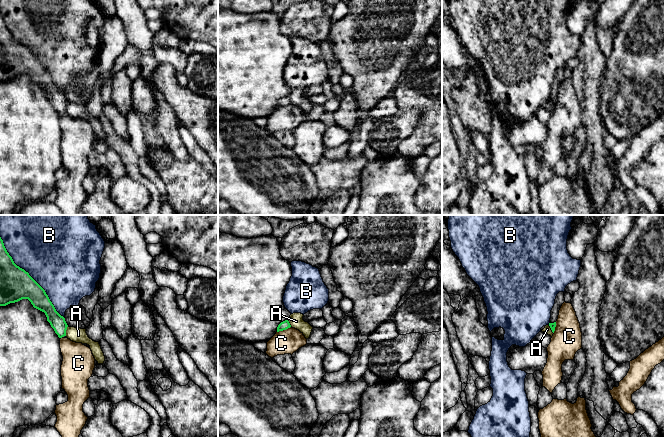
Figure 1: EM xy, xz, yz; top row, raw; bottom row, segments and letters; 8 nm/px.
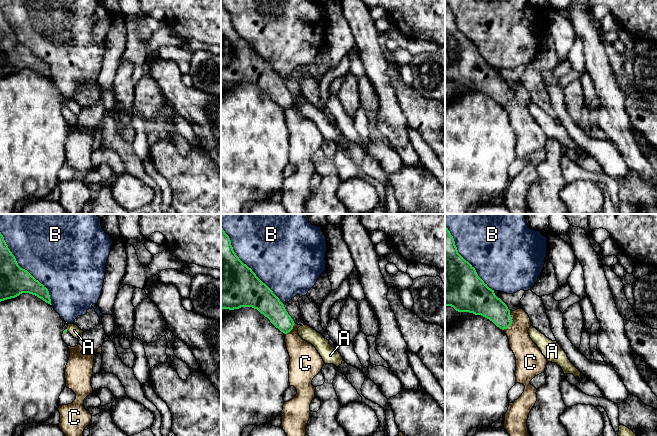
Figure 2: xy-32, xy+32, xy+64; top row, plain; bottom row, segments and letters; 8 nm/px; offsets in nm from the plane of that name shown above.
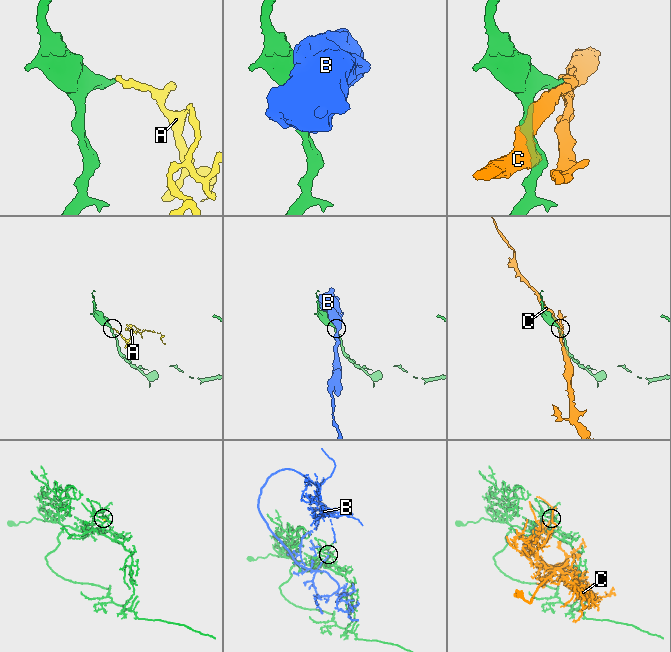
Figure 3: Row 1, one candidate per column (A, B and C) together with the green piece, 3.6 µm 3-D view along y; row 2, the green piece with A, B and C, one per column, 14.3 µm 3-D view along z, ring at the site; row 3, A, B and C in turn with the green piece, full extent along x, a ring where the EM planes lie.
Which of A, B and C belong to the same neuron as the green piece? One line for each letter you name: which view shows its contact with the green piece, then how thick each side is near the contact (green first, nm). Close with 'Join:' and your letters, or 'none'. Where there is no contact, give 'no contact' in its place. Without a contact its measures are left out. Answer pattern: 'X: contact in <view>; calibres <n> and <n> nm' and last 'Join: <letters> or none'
Join: none

